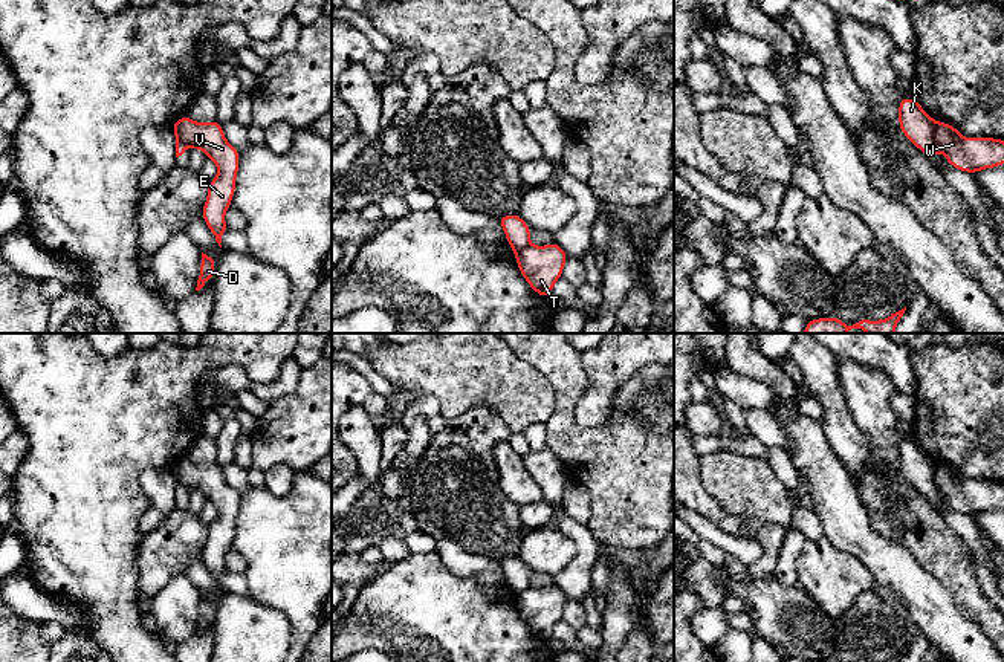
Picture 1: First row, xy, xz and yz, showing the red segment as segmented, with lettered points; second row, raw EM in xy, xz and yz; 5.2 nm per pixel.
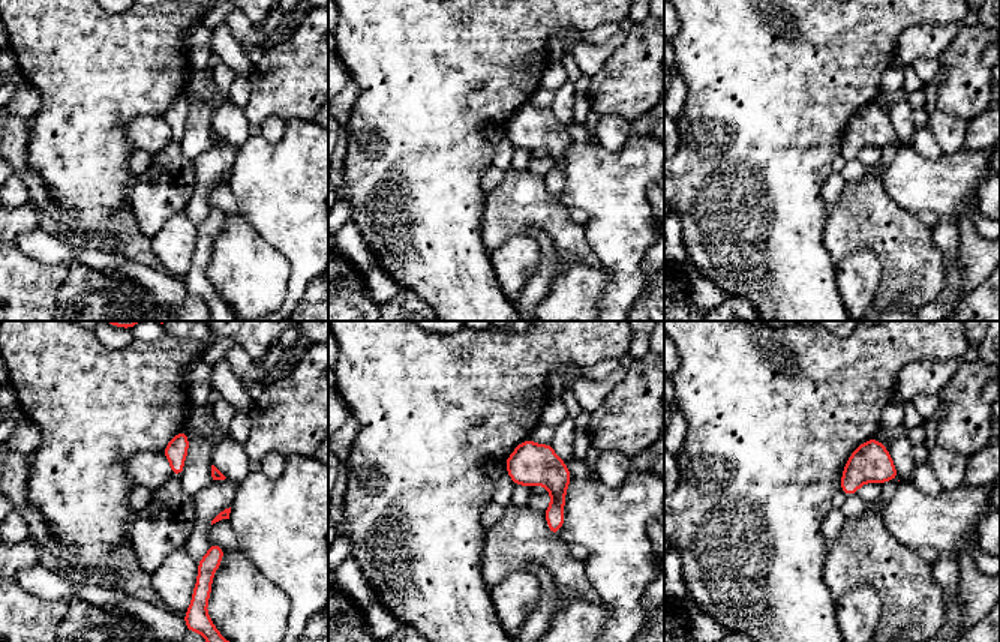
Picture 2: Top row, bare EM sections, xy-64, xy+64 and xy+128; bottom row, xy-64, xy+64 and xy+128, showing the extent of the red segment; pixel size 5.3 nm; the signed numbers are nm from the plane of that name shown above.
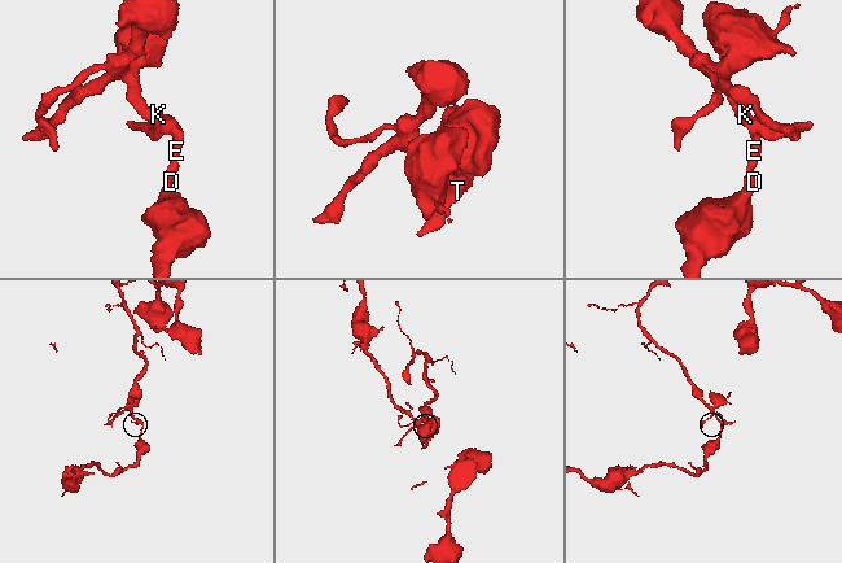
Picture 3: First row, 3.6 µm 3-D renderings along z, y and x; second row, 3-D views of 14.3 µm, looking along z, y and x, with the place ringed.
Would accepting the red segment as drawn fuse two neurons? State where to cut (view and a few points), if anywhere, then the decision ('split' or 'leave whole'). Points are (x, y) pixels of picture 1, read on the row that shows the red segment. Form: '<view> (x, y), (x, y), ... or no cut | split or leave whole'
yz (932, 120), (932, 142), (937, 147) | split

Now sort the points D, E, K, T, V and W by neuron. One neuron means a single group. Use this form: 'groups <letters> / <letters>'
groups D E T V W / K

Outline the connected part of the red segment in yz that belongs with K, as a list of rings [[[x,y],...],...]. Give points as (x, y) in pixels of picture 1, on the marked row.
[[[902,98],[899,102],[900,131],[918,148],[928,159],[937,154],[932,139],[932,118],[923,110],[915,98]]]

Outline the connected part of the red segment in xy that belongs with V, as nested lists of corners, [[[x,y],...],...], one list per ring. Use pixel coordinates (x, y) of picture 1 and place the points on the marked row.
[[[183,115],[177,121],[176,136],[185,147],[202,150],[219,167],[219,174],[208,183],[202,217],[222,248],[222,235],[228,231],[225,213],[231,206],[235,193],[240,151],[226,141],[219,121],[194,122]]]

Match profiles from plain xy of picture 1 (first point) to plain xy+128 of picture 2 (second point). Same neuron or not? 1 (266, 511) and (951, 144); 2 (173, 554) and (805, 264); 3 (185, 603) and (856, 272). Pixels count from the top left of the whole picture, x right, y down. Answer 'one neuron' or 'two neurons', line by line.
1: two neurons
2: two neurons
3: one neuron

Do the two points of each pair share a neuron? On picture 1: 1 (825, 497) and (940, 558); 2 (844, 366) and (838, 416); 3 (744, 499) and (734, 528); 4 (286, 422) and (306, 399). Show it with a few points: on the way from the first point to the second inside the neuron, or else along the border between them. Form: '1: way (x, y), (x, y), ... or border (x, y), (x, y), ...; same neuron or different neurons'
1: border (855, 488), (870, 525), (896, 545); different neurons
2: border (835, 358), (835, 375), (855, 421); different neurons
3: border (708, 494), (725, 509), (743, 519), (740, 535); different neurons
4: way (292, 416), (303, 405); same neuron

